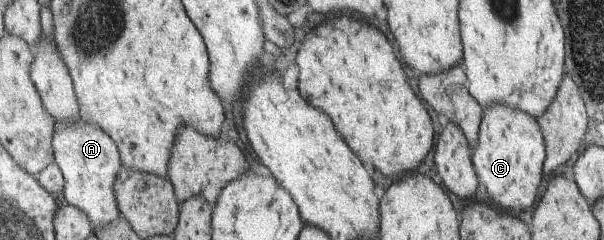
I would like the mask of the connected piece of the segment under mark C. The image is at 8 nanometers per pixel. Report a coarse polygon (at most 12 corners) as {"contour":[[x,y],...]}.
{"contour":[[505,103],[484,111],[473,153],[493,202],[517,216],[539,198],[546,140]]}

